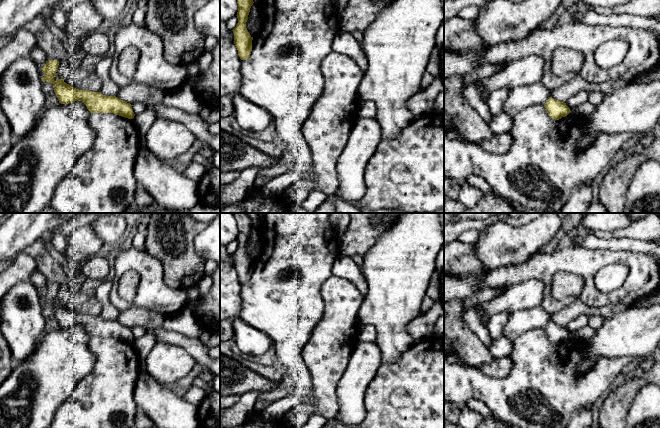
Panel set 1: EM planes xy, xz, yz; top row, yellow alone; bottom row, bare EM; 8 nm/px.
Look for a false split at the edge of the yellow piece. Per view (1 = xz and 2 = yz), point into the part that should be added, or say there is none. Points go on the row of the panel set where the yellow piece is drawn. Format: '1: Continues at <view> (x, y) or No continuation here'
1: No continuation here
2: No continuation here

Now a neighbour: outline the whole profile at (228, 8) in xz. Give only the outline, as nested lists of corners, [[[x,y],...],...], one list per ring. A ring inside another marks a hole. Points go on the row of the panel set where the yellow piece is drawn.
[[[220,0],[220,21],[226,22],[237,15],[237,0]]]

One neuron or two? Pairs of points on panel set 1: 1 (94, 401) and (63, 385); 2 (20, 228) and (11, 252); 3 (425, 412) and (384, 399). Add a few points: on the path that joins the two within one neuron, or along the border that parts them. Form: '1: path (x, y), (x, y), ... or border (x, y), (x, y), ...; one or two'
1: border (89, 373), (77, 384), (71, 395), (58, 408); two
2: path (15, 234), (11, 238), (11, 246); one
3: path (415, 402), (412, 399), (394, 399); one

